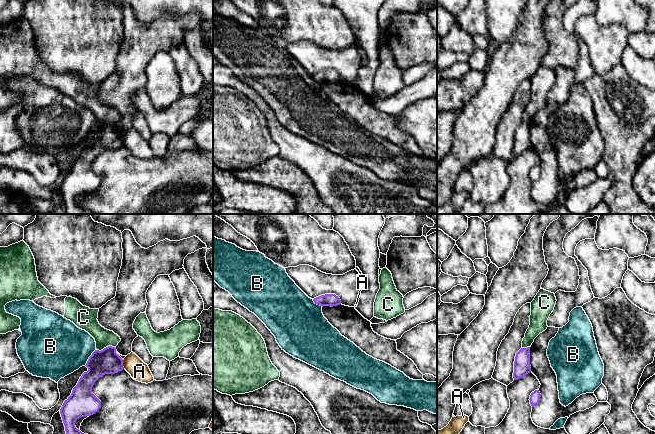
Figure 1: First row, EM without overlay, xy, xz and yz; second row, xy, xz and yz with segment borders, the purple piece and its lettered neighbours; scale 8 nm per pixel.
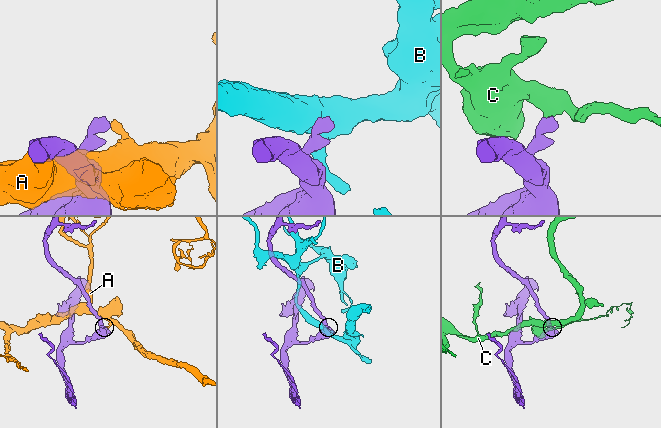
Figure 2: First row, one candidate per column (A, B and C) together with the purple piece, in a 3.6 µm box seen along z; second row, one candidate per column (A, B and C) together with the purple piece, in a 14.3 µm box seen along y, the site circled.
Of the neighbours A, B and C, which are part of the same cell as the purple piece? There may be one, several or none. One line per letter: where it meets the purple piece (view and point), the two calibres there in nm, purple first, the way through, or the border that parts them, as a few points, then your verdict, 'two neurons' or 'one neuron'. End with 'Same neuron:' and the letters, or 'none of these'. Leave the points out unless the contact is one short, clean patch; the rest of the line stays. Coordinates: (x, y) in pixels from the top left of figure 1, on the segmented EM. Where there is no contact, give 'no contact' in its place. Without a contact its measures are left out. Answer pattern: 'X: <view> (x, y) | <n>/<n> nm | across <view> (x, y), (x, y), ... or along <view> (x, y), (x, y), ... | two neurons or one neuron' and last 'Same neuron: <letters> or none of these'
A: xy (122, 364) | 200/160 nm | two neurons
B: xy (89, 357) | 200/440 nm | along xy (96, 349), (84, 365) | two neurons
C: xy (106, 347) | 200/140 nm | along xy (114, 346), (106, 346), (97, 350) | two neurons
Same neuron: none of these

